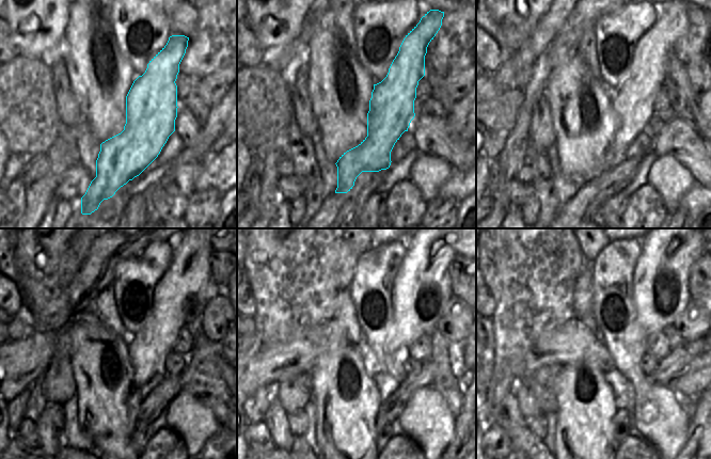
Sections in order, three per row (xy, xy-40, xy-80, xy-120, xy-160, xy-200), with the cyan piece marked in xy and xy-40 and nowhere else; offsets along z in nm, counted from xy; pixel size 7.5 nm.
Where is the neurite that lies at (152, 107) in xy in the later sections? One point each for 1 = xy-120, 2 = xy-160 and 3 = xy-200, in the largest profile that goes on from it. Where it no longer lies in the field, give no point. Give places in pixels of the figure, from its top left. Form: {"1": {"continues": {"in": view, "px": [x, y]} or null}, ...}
{"1": {"continues": {"in": "xy-120", "px": [184, 291]}}, "2": {"continues": {"in": "xy-160", "px": [422, 290]}}, "3": {"continues": {"in": "xy-200", "px": [662, 277]}}}

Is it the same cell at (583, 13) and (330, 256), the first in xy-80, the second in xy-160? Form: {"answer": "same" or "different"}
{"answer": "different"}

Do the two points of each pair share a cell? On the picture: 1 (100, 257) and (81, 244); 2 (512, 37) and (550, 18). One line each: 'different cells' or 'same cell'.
1: different cells
2: different cells

